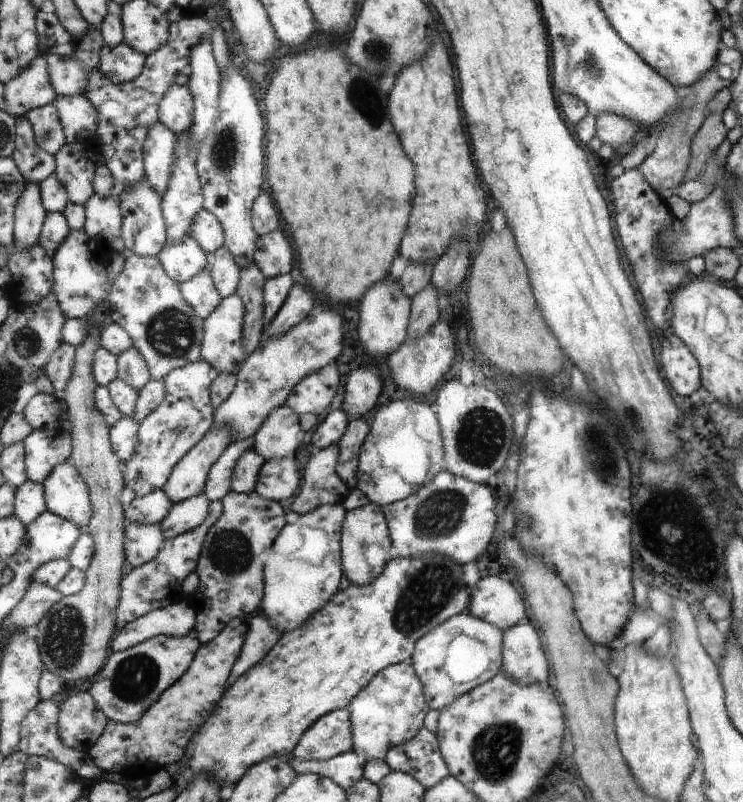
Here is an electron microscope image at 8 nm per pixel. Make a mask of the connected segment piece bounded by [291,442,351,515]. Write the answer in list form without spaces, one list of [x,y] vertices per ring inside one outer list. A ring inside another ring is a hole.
[[[334,442],[310,457],[291,506],[294,512],[308,514],[324,504],[343,504],[351,490],[336,474],[338,456],[338,442]]]

